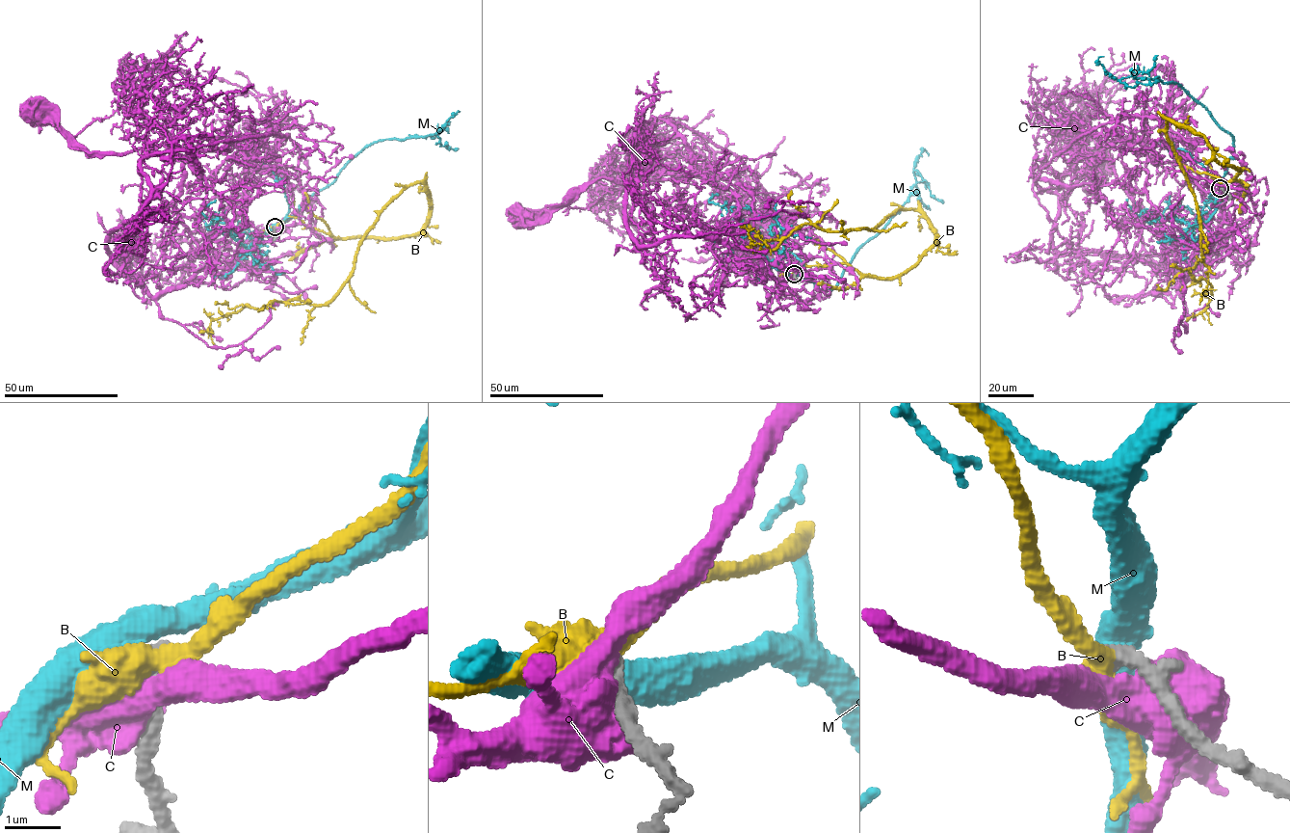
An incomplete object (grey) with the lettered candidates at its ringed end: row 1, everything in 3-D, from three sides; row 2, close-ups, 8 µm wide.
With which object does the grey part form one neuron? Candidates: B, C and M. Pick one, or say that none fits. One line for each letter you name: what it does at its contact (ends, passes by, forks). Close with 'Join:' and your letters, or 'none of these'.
B: it passes by
Join: B

